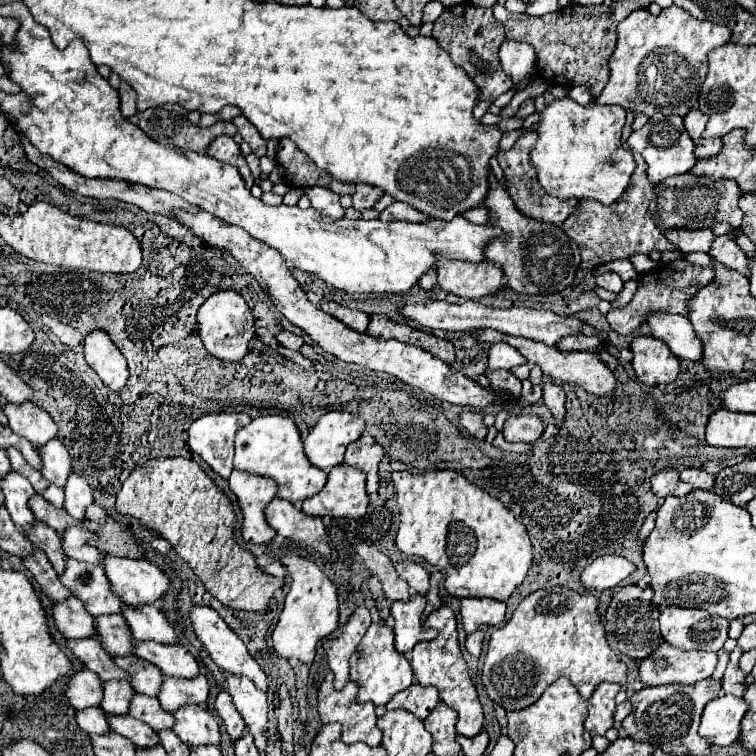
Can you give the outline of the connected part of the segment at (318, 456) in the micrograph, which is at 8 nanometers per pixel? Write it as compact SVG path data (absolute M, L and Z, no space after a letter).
M327 412L305 440L305 454L313 466L331 470L343 462L345 448L365 430L365 420L349 412Z

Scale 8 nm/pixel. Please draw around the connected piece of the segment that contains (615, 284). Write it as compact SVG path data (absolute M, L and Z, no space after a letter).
M603 272L603 274L599 274L595 278L595 282L597 282L597 286L601 286L601 288L605 288L609 292L615 292L615 294L619 294L621 288L623 288L623 280L615 272Z

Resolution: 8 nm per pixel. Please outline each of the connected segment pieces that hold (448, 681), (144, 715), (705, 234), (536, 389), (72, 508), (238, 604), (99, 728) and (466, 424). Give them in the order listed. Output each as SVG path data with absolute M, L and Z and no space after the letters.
M441 606L433 612L435 618L451 618L439 632L439 636L431 642L417 642L411 658L411 666L415 672L415 678L421 686L435 686L439 690L441 702L445 702L449 708L453 708L459 714L457 732L463 736L475 736L483 728L483 708L477 698L477 690L469 678L467 664L463 660L463 654L457 644L457 626L455 626L455 614L449 606Z
M133 694L131 704L129 704L129 716L143 720L145 724L149 724L153 730L165 730L171 728L175 718L173 714L165 712L159 702L151 696L143 696L143 694Z
M663 228L663 234L667 236L669 242L673 242L675 246L679 246L685 254L689 252L705 252L711 248L713 242L713 232L709 228L701 228L701 230L689 230L689 228Z
M525 380L525 382L523 382L523 396L521 396L523 404L525 404L525 406L529 406L529 404L537 404L541 398L543 398L543 390L541 390L541 386L533 386L529 380Z
M71 472L65 482L65 504L63 508L77 520L85 520L85 508L93 502L91 488L85 478Z
M157 458L135 468L117 494L117 512L137 518L141 526L165 538L201 578L207 592L231 610L265 610L273 594L283 586L283 578L265 574L253 556L235 542L233 504L195 460Z
M99 708L77 710L77 712L75 712L75 720L77 720L79 728L85 730L87 734L105 734L105 732L109 732L107 716L105 716L103 710L99 710Z
M463 412L461 414L461 426L475 438L483 440L487 436L487 426L483 424L483 412Z

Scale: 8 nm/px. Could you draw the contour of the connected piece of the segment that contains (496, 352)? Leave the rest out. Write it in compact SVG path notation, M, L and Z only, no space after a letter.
M497 342L489 348L489 368L491 370L497 370L497 368L505 368L505 370L511 370L513 366L519 366L519 364L525 364L527 360L515 350L515 348L507 348L505 342Z

